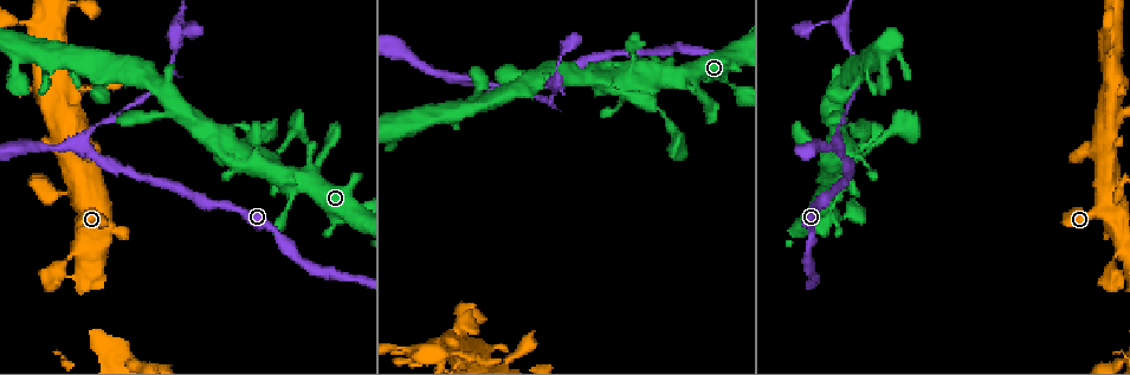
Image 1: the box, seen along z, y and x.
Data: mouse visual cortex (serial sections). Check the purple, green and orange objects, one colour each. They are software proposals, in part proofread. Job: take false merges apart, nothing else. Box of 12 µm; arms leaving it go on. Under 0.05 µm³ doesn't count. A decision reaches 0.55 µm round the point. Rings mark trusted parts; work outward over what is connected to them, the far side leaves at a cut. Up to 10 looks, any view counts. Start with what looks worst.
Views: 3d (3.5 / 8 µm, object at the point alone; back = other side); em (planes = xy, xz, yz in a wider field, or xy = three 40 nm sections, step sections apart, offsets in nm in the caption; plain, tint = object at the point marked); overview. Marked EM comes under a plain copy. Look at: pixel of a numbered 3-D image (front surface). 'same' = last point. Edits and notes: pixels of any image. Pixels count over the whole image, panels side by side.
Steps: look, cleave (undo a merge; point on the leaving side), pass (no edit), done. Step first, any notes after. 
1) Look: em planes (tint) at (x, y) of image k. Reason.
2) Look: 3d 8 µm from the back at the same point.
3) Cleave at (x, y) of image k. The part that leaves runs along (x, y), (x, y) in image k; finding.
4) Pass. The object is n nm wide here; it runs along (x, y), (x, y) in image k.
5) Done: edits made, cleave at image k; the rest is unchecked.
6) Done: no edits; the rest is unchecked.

Look: 3d 3.5 µm at (838, 147) of image 1. Branch point.

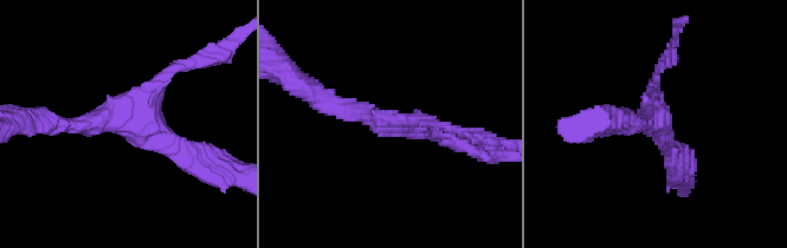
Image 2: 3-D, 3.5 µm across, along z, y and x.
Look: em xy step 2 (tint) at (659, 117) of image 2. 3 arms meet here; the arms are 150, 250, 300 nm wide.

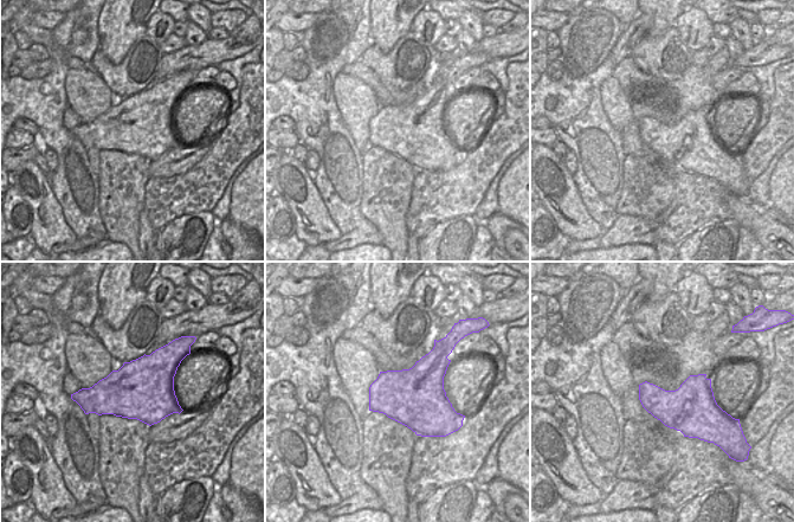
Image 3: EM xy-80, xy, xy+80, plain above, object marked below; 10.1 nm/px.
Pass. Continuous, no second cell.

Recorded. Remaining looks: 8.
Look: 3d 8 µm from the back at (557, 79) of image 1. Three arms meet.

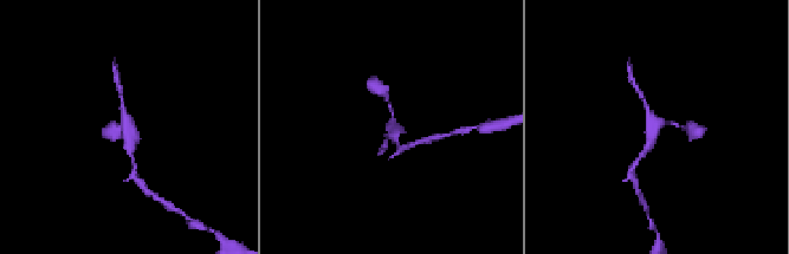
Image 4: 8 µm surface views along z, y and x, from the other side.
Look: em xy step 3 (tint) at (127, 124) of image 4. 3 arms meet here; the arms are 150, 150, 200 nm wide.

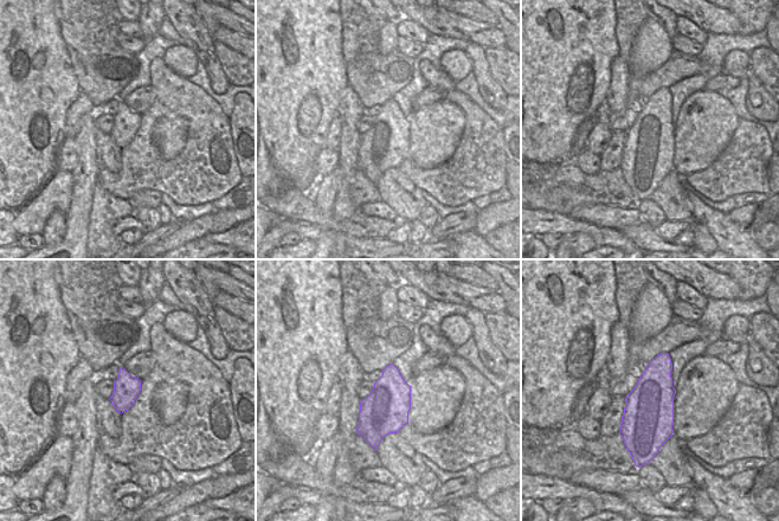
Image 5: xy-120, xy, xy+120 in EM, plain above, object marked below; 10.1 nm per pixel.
Pass. It runs along (641, 157), (658, 122), (685, 129) in image 4; one cell here.

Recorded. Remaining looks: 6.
Look: 3d 8 µm from the back at (85, 201) of image 1. A narrow waist.

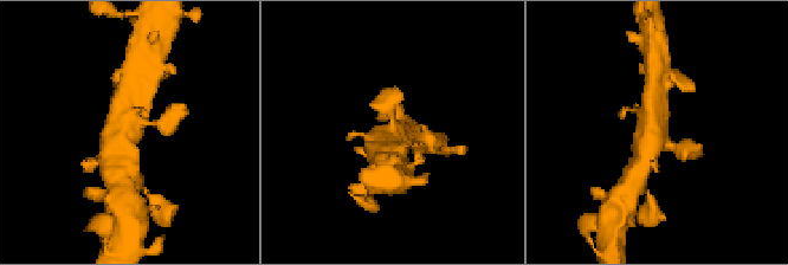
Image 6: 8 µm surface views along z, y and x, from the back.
Look: em planes (tint) at (128, 133) of image 6.

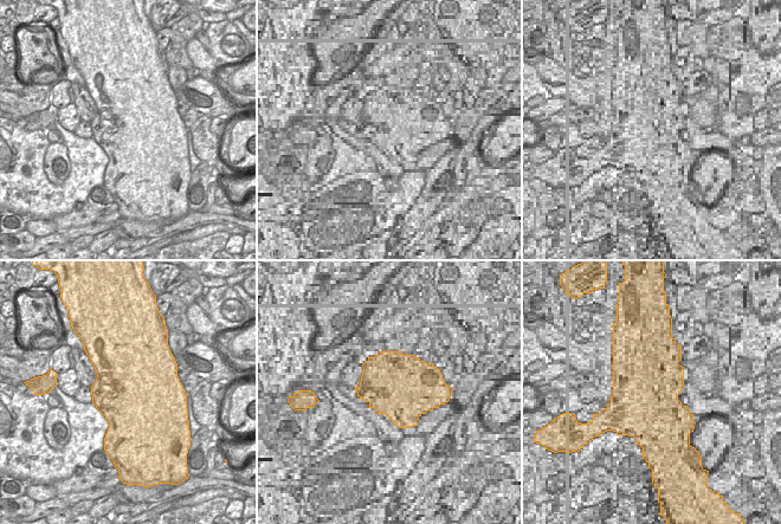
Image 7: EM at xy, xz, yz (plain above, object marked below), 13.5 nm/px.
Pass. It runs along (673, 147), (653, 130), (657, 88) in image 6; one cell here.

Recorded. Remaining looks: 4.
Look: 3d 3.5 µm from the back at (309, 177) of image 1. Thick turns thin.

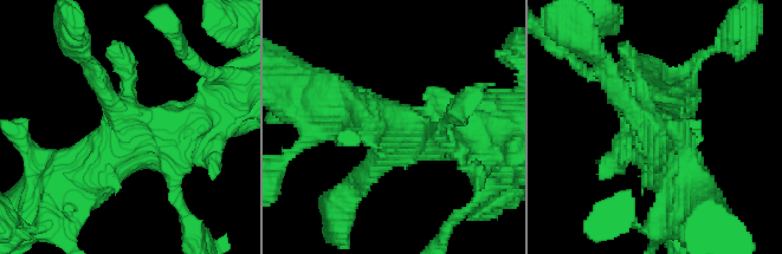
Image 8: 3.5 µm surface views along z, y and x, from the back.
Look: em xy step 5 (tint) at (651, 128) of image 8. Shape alone is not enough.

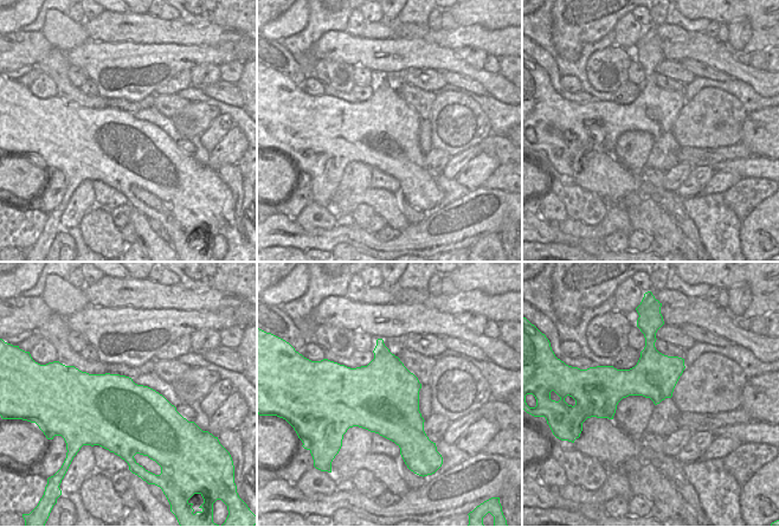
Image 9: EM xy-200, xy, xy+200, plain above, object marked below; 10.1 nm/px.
Look: em xy step 2 (tint) at the same point.

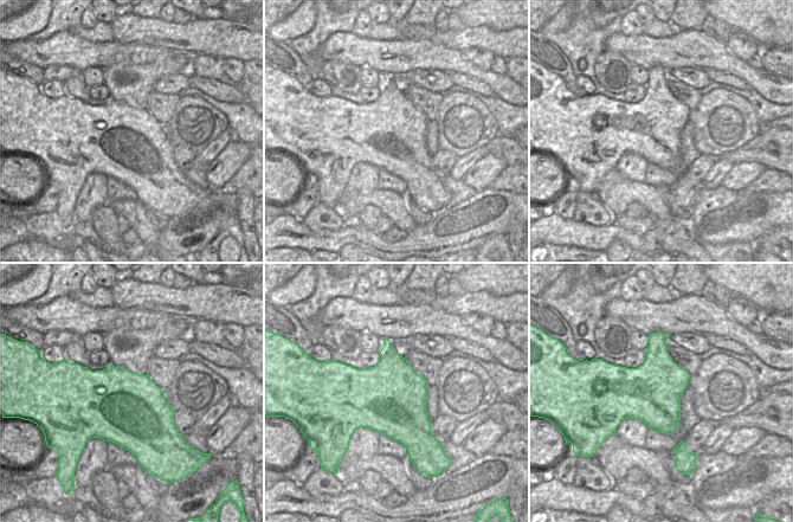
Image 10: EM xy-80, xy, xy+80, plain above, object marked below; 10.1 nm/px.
Pass. Continuous, no second cell.

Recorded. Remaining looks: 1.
Done: no edits; the rest is unchecked.

